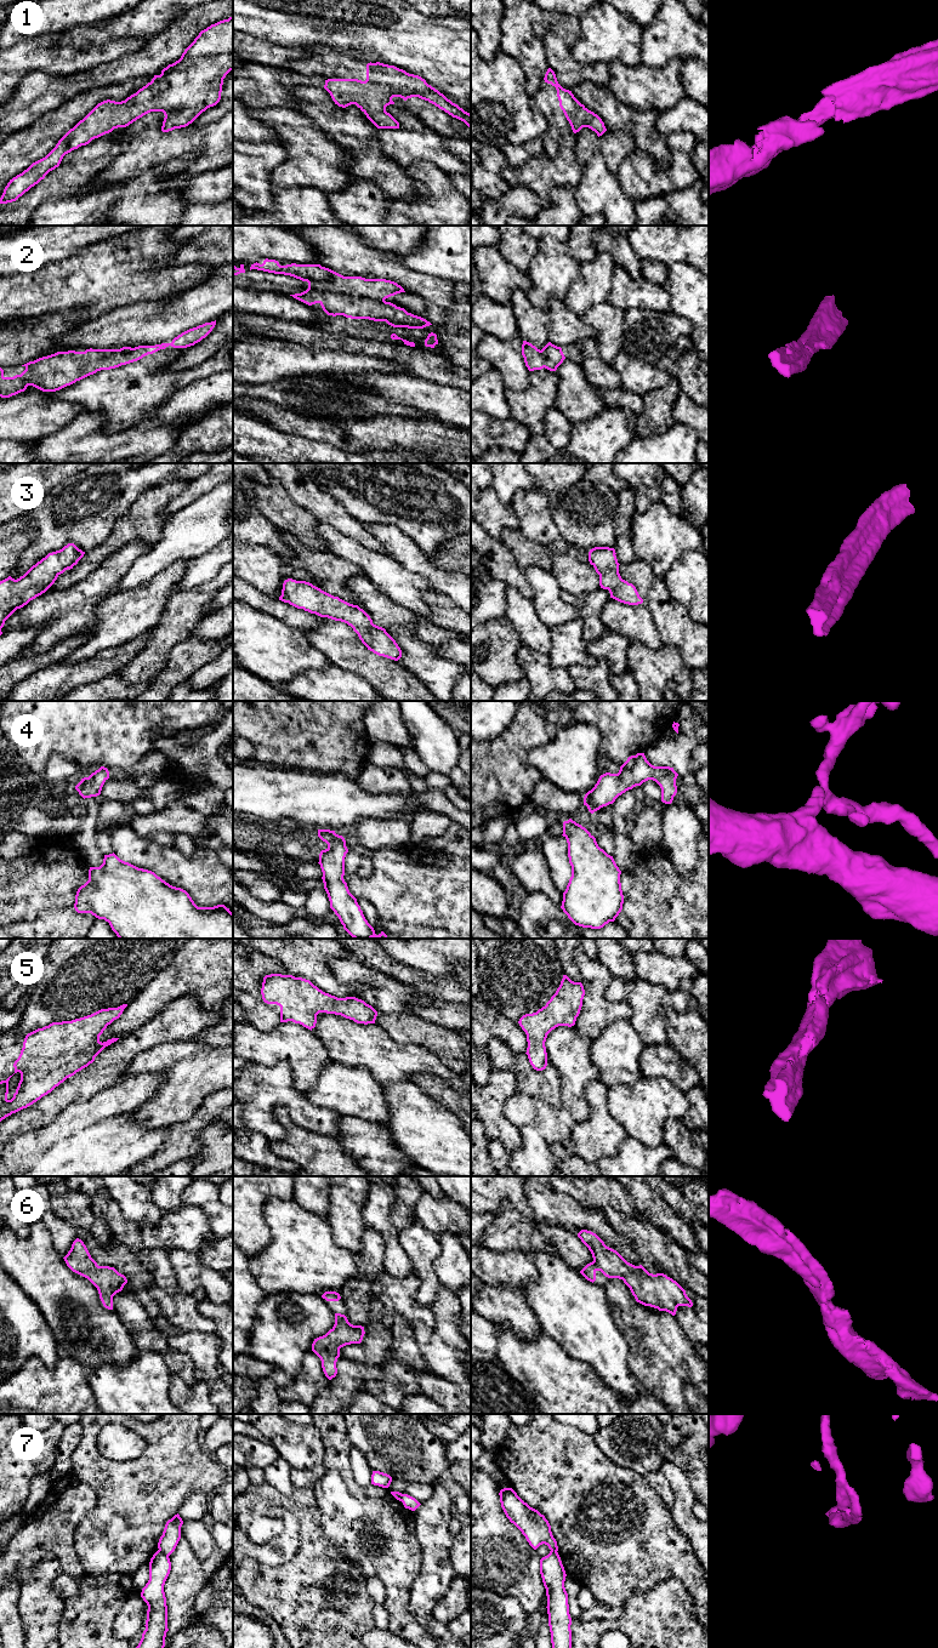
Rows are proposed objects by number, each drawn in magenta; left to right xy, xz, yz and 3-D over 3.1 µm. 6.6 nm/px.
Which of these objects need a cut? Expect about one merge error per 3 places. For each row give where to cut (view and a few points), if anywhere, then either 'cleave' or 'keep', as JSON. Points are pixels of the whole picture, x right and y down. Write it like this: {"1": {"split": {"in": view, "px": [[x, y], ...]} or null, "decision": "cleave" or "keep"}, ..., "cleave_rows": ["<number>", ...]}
{"1": {"split": null, "decision": "keep"}, "2": {"split": null, "decision": "keep"}, "3": {"split": null, "decision": "keep"}, "4": {"split": null, "decision": "keep"}, "5": {"split": null, "decision": "keep"}, "6": {"split": null, "decision": "keep"}, "7": {"split": {"in": "xy", "px": [[159, 1549], [168, 1557]]}, "decision": "cleave"}, "cleave_rows": ["7"]}

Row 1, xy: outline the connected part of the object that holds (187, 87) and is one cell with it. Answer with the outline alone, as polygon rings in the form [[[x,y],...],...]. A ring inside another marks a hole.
[[[233,16],[201,30],[178,61],[169,64],[160,75],[154,75],[150,82],[125,101],[107,99],[98,103],[58,141],[45,158],[33,162],[22,173],[10,179],[0,198],[0,204],[16,201],[44,179],[50,171],[58,167],[66,154],[89,144],[92,139],[109,133],[114,129],[126,127],[150,112],[164,113],[163,132],[188,126],[203,112],[220,102],[223,79],[231,70],[233,70]]]

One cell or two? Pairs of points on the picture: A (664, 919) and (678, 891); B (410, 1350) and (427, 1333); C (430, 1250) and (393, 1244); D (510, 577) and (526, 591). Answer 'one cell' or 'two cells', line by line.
A: one cell
B: two cells
C: two cells
D: one cell

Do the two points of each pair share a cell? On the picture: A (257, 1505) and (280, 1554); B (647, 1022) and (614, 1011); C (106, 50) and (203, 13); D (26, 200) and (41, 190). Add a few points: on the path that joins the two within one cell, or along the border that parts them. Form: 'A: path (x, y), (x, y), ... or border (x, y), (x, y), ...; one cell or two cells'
A: border (286, 1512), (278, 1534), (249, 1540); two cells
B: border (608, 1001), (625, 1001), (632, 1010), (631, 1018); two cells
C: border (147, 39), (141, 47), (119, 57); two cells
D: path (29, 200), (38, 193); one cell

